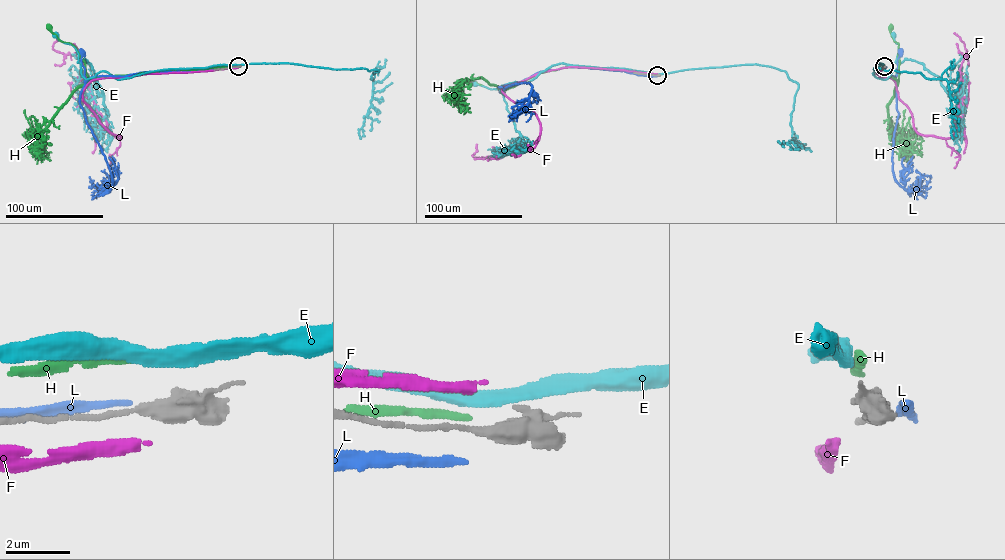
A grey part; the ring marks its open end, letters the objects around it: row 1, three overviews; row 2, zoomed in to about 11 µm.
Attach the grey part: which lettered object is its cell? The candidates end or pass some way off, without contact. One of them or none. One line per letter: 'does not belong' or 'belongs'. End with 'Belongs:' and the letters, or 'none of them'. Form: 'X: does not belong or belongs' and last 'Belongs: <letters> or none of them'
E: does not belong
F: does not belong
H: does not belong
L: does not belong
Belongs: none of them

